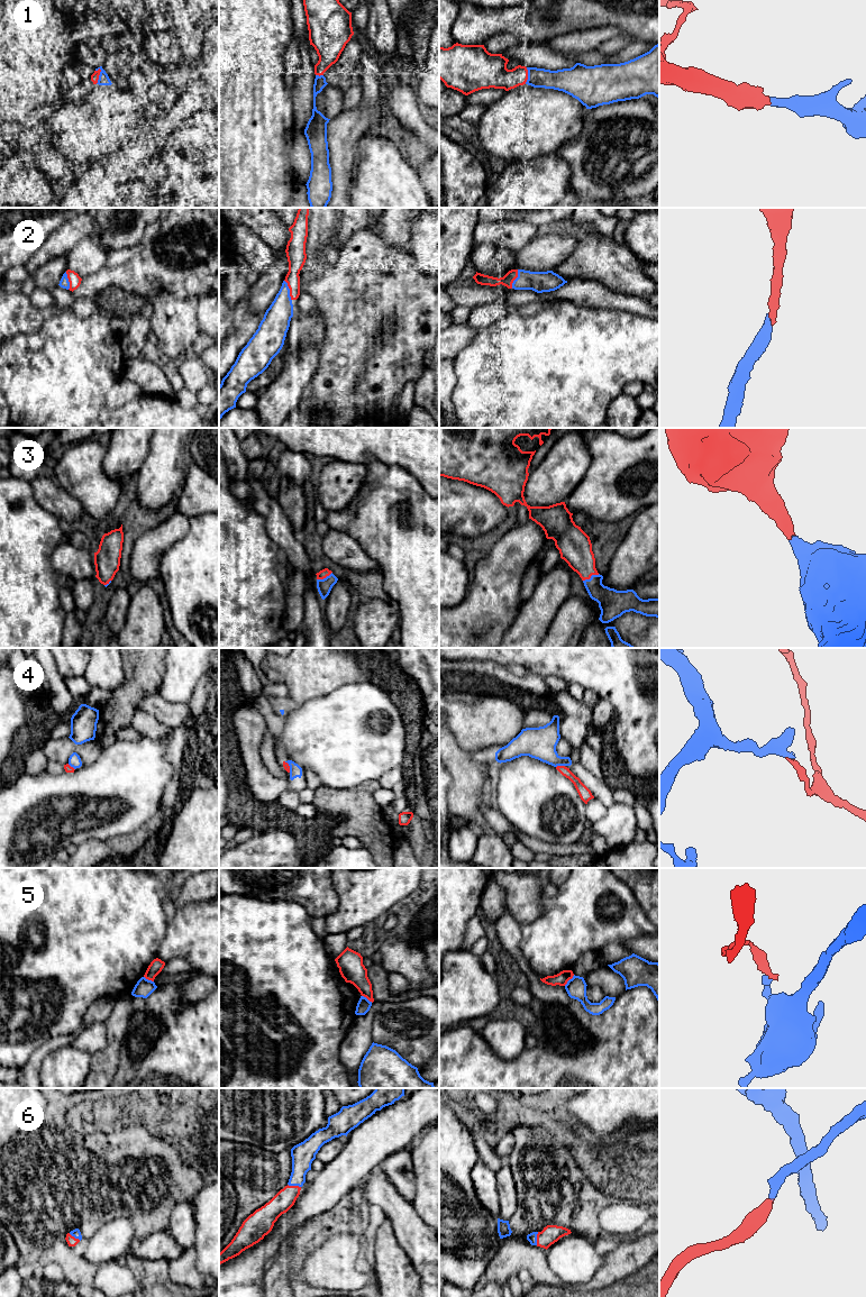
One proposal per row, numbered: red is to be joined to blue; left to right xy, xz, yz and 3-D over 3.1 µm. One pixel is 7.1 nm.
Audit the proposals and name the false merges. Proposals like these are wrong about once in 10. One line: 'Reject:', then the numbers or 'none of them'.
Reject: 4, 5

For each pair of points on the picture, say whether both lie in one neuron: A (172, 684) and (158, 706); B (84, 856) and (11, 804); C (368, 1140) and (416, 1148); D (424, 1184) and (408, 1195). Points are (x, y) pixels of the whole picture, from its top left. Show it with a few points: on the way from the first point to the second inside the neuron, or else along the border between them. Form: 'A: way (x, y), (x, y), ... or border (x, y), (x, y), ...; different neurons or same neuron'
A: border (157, 693), (169, 702), (187, 704); different neurons
B: border (102, 840), (87, 839), (76, 847); different neurons
C: border (425, 1126), (407, 1147); different neurons
D: border (413, 1165), (415, 1198), (411, 1202); different neurons

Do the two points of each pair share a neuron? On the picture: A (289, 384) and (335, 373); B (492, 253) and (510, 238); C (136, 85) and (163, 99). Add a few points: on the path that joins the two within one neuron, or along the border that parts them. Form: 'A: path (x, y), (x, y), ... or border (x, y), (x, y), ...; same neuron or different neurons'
A: border (321, 354), (318, 370), (300, 402); different neurons
B: border (475, 243), (499, 244), (512, 254); different neurons
C: border (152, 82), (151, 98), (164, 109); different neurons

